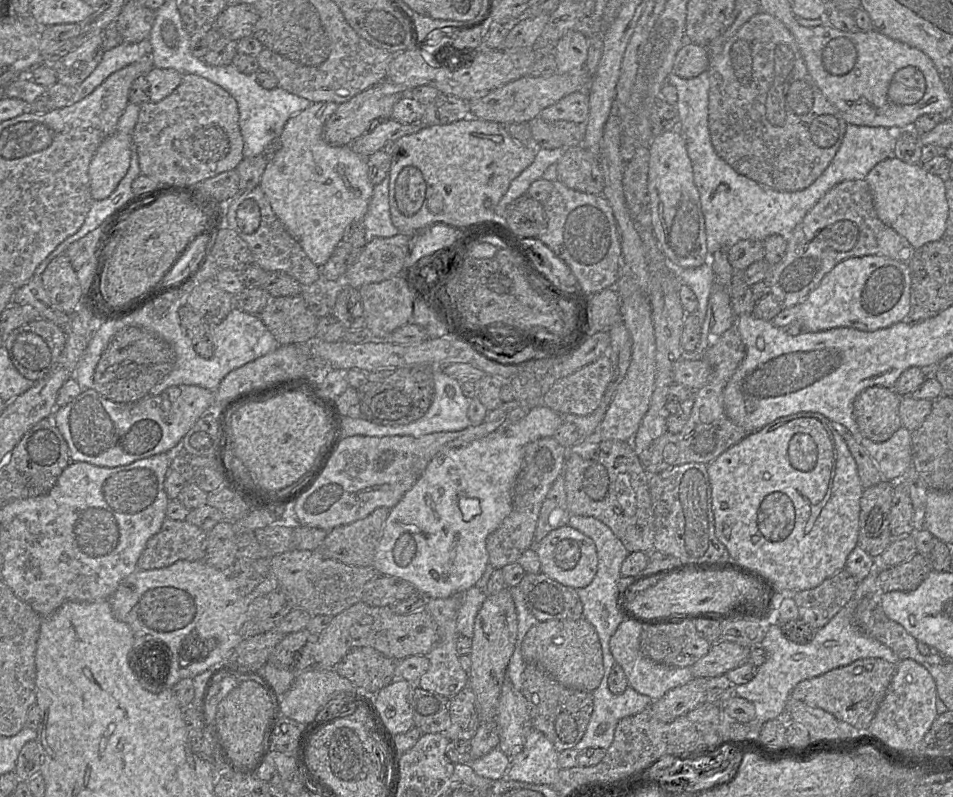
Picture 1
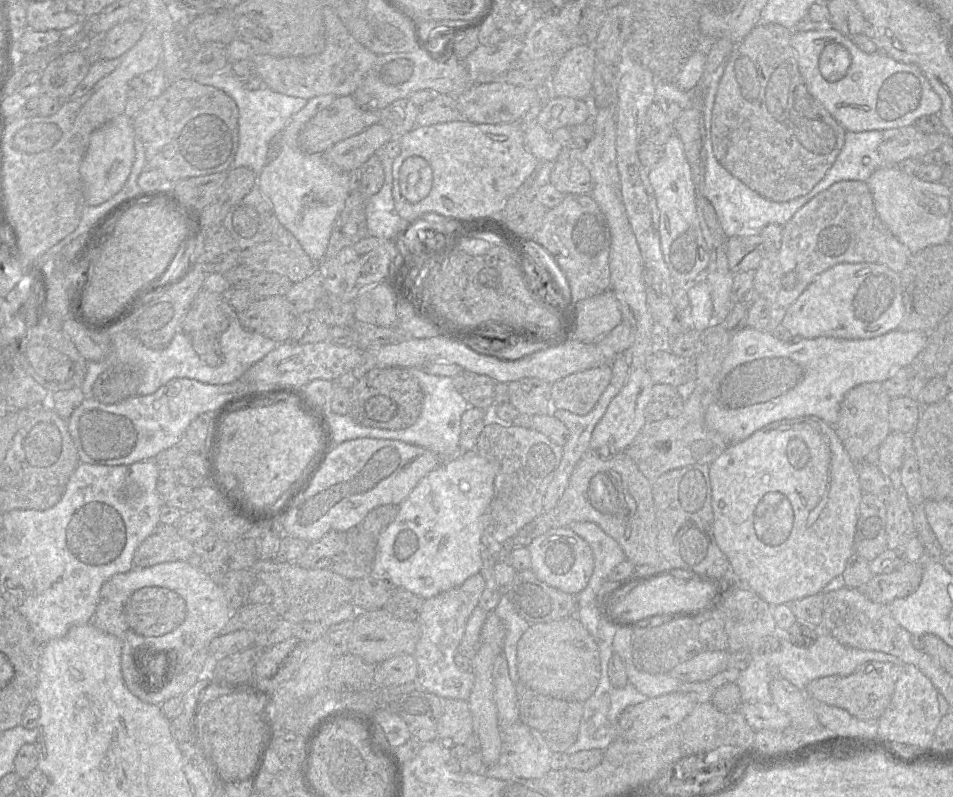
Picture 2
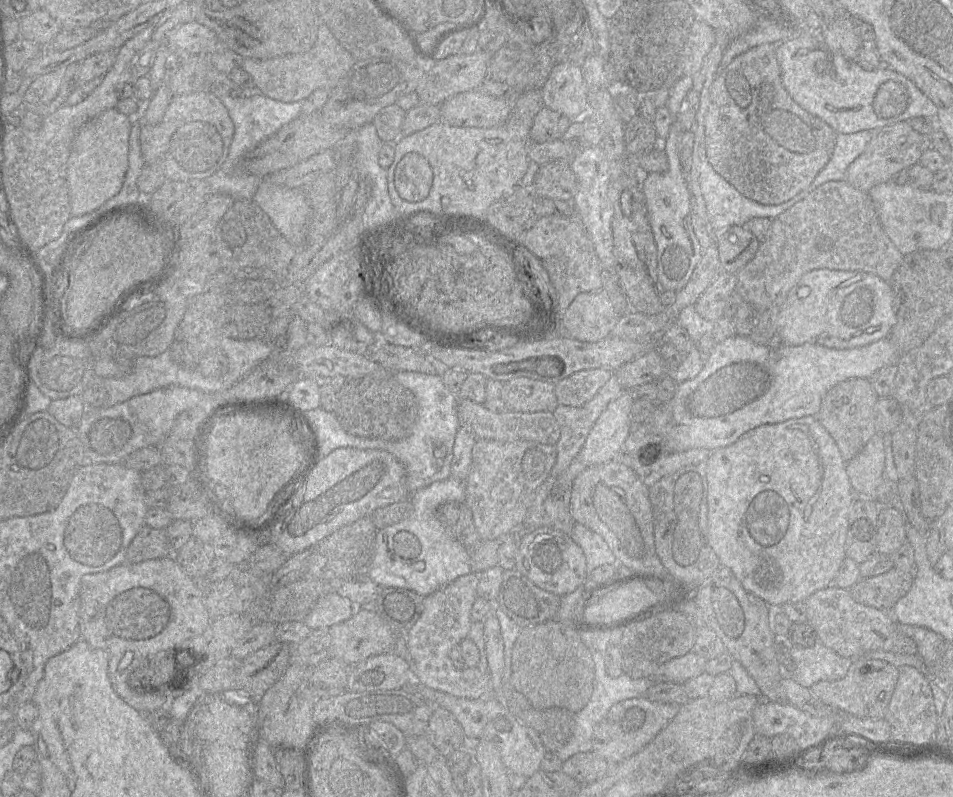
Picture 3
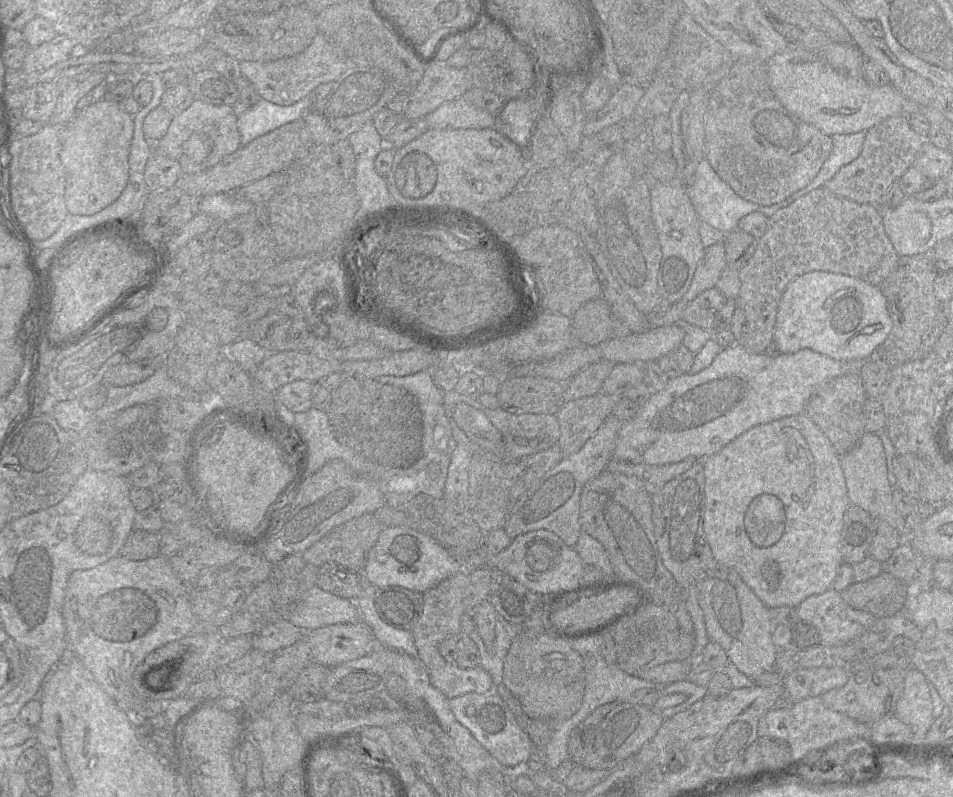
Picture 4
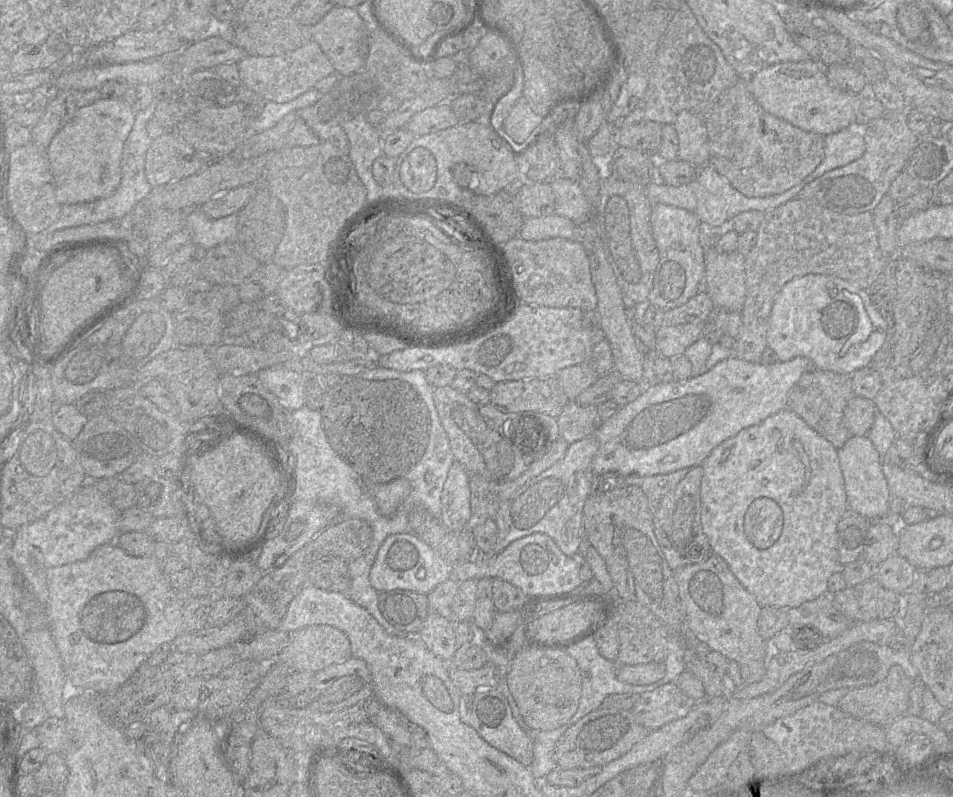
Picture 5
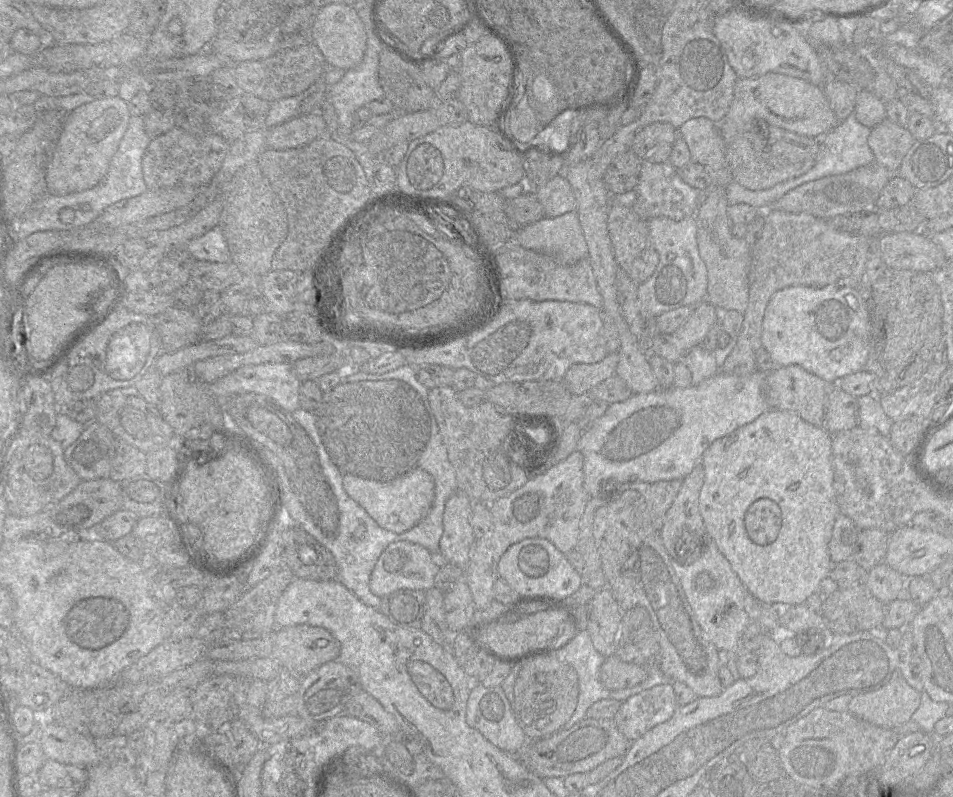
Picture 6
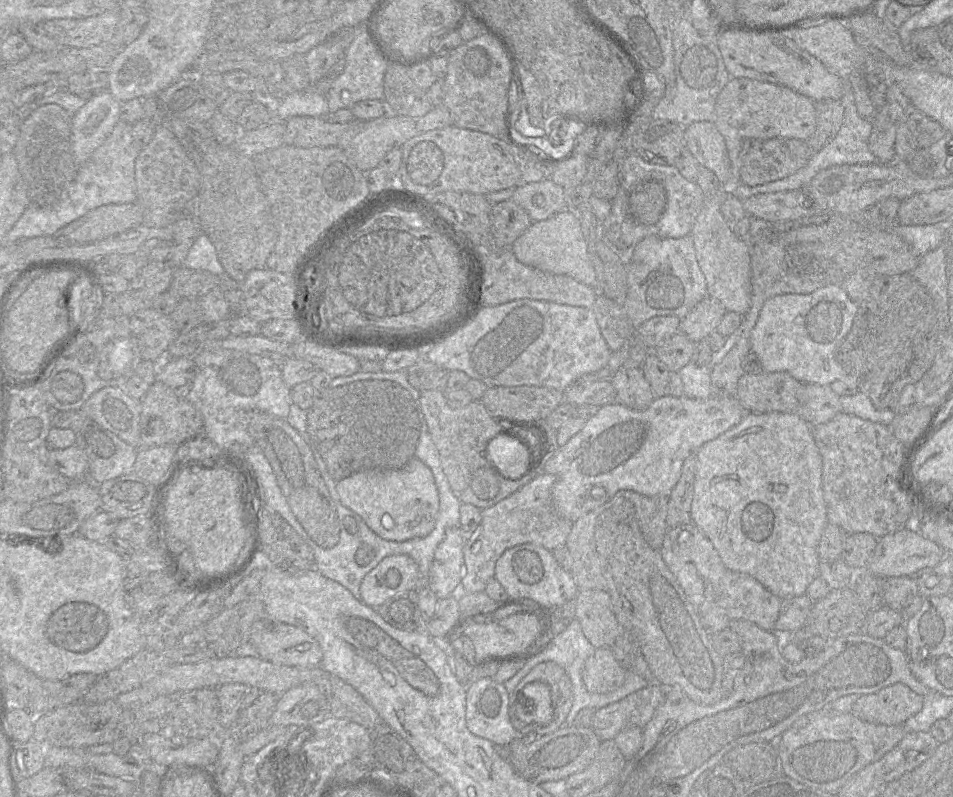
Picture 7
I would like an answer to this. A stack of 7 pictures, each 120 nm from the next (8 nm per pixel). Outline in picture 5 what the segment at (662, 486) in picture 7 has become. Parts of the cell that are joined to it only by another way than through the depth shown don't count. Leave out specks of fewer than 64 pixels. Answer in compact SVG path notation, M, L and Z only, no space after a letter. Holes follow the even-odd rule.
M731 356L718 362L706 373L686 381L646 384L636 400L621 406L593 434L599 444L592 462L593 474L600 476L607 472L616 472L624 474L623 476L653 476L701 466L704 459L723 441L787 408L789 391L804 373L813 368L812 362L803 356L774 364L749 362Z

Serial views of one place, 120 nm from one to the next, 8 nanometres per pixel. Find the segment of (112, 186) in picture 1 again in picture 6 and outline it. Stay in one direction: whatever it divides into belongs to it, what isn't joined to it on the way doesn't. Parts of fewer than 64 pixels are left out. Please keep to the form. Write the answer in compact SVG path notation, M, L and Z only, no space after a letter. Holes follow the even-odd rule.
M119 96L95 98L66 114L62 132L47 162L46 191L63 196L97 185L108 171L130 117L128 103Z

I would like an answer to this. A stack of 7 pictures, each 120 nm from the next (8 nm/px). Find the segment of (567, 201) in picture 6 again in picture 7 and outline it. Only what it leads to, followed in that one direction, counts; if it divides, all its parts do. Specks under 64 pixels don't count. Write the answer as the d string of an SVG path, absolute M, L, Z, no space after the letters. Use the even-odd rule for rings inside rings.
M551 178L538 182L520 183L511 197L533 222L546 220L567 209L567 191Z

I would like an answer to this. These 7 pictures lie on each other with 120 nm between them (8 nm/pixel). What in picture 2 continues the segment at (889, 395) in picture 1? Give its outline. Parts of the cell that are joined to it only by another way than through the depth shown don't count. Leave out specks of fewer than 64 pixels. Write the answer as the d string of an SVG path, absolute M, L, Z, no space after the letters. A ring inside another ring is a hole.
M880 382L862 383L850 389L844 396L837 422L833 425L850 458L856 463L864 462L872 451L890 434L889 410L891 398Z

